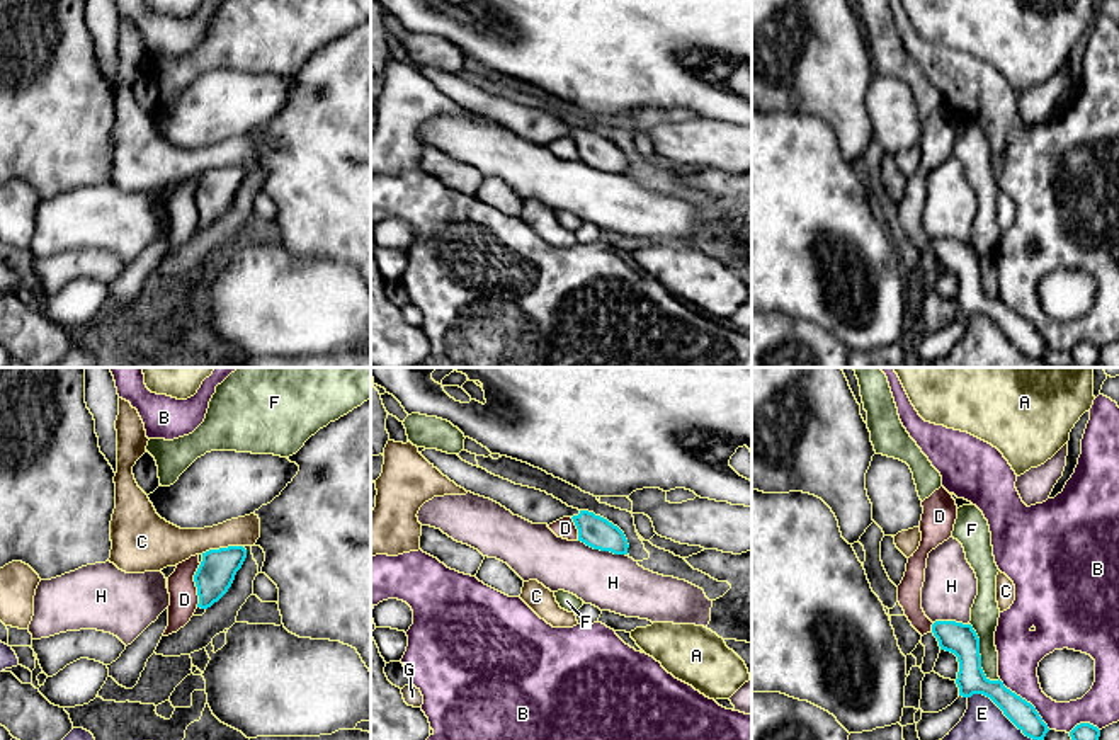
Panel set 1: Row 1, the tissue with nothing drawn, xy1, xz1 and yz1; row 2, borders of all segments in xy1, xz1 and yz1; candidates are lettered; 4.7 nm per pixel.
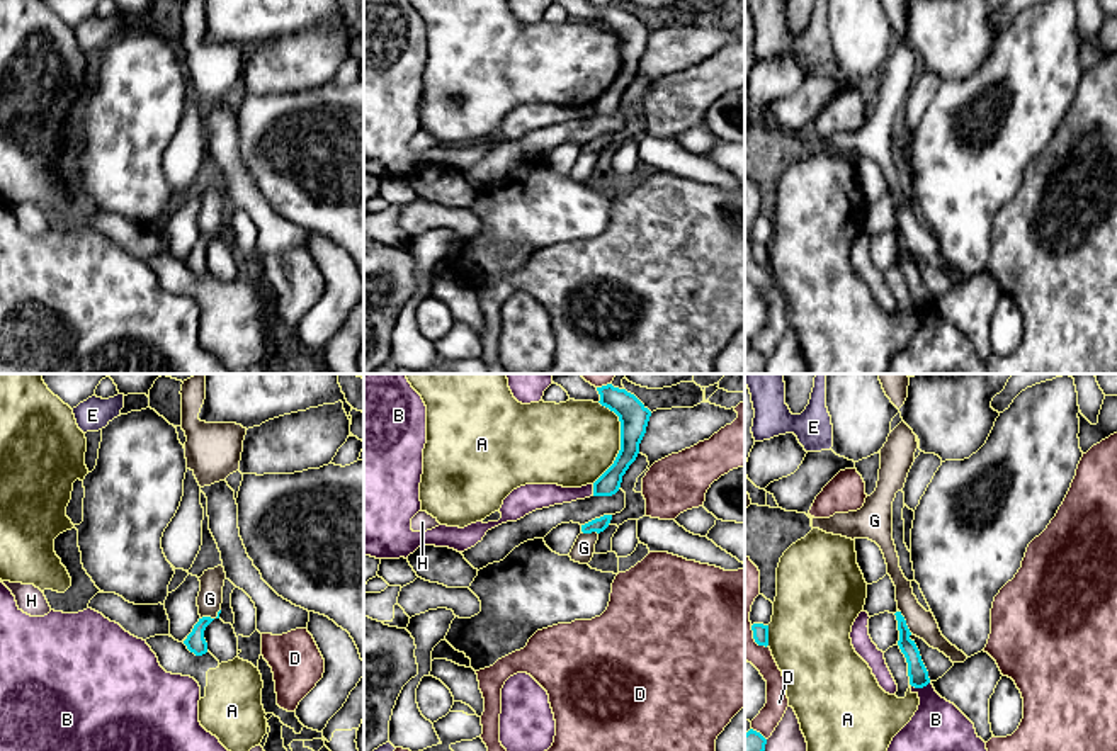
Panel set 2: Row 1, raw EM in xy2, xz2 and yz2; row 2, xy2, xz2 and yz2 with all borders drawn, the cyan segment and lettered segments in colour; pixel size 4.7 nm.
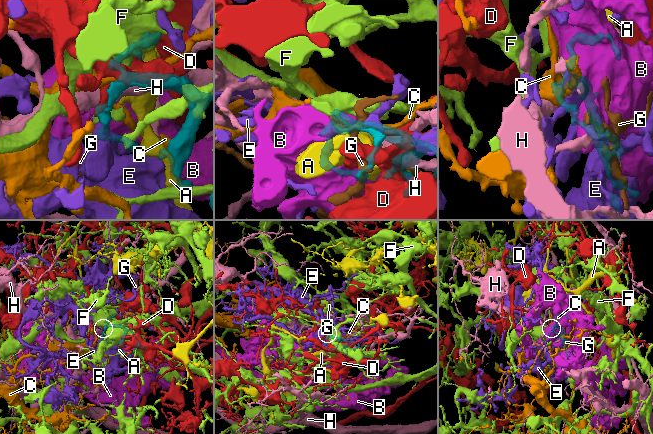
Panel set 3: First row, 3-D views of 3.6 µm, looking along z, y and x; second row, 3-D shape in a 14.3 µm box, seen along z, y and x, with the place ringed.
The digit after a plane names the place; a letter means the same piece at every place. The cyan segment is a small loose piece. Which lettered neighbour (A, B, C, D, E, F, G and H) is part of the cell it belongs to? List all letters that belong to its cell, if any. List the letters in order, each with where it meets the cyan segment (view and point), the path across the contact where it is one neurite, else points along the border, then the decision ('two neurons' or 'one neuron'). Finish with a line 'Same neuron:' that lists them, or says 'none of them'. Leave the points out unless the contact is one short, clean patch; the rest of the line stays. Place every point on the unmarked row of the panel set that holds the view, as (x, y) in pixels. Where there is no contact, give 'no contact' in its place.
A: xz2 (621, 60) | two neurons
B: yz1 (1026, 320) | two neurons
C: xy1 (221, 167) | two neurons
D: xy1 (196, 204) | two neurons
E: yz1 (1005, 334) | two neurons
F: yz1 (980, 274) | two neurons
G: xy2 (209, 237) | along xy2 (220, 228), (215, 237), (201, 238) | two neurons
H: xz1 (601, 169) | two neurons
Same neuron: none of them

